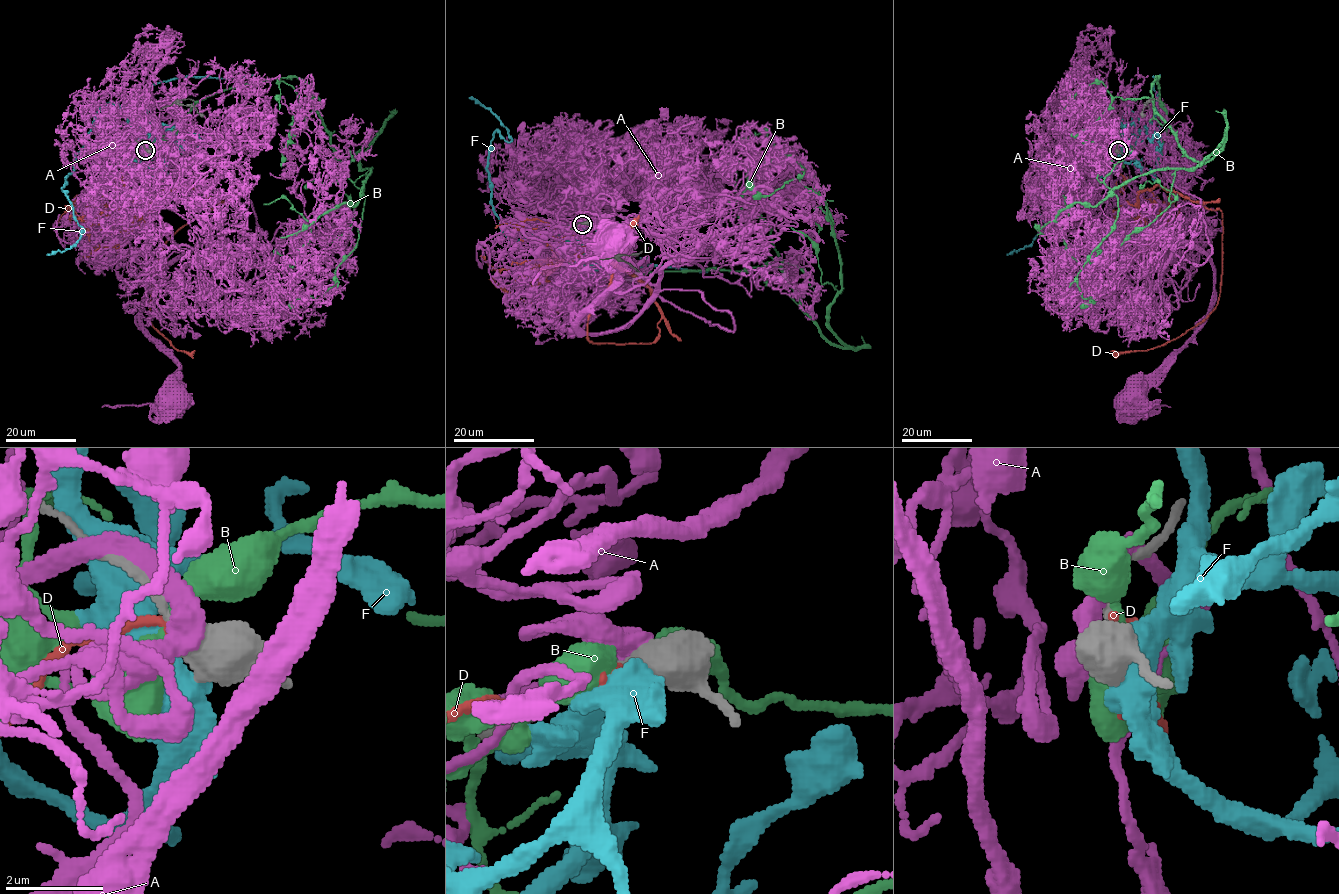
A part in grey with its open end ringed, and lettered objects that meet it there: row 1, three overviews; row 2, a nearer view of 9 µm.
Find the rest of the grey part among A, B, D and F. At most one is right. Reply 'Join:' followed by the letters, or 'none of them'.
Join: B

